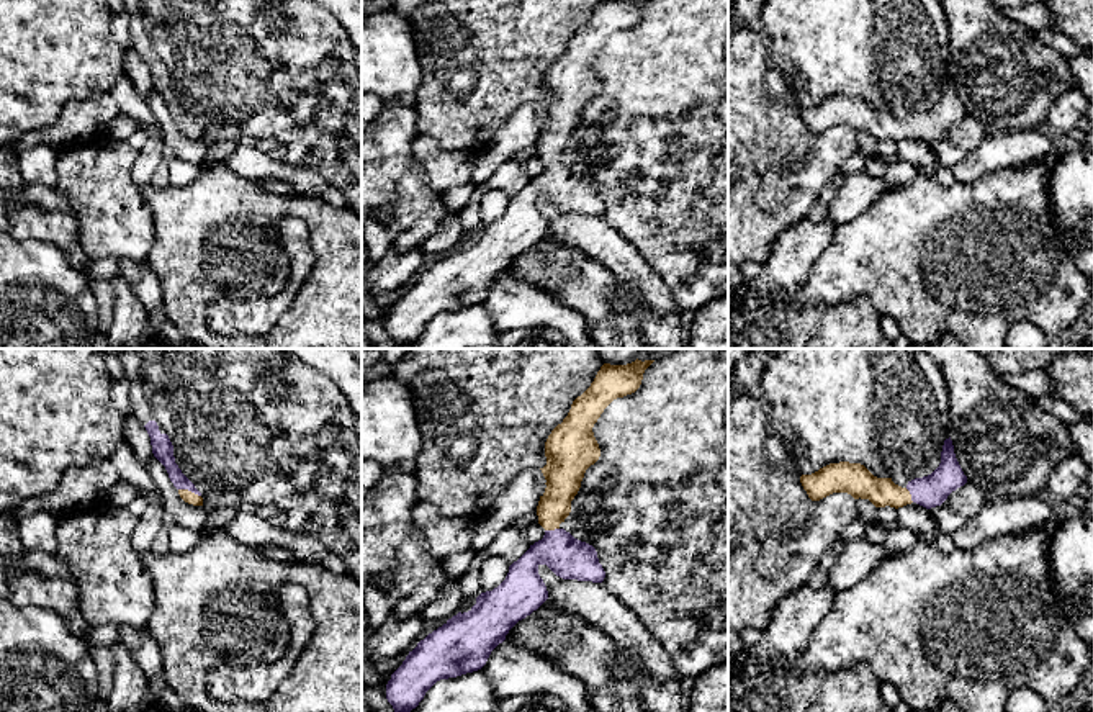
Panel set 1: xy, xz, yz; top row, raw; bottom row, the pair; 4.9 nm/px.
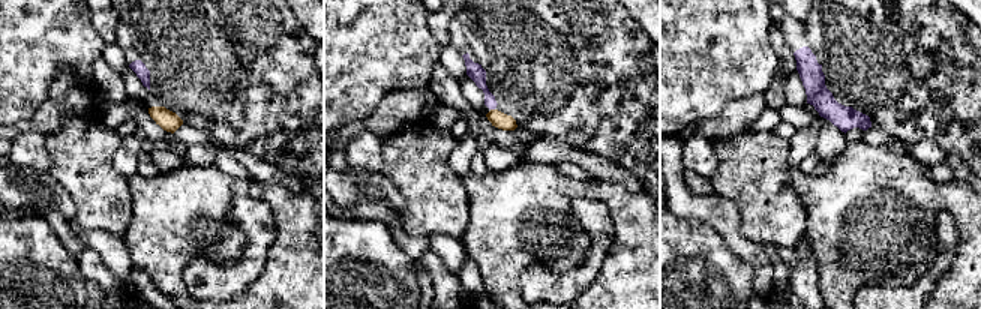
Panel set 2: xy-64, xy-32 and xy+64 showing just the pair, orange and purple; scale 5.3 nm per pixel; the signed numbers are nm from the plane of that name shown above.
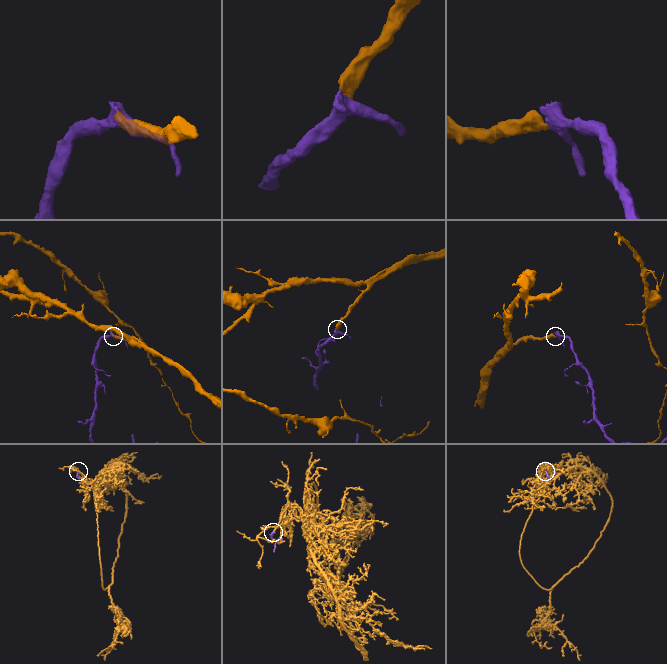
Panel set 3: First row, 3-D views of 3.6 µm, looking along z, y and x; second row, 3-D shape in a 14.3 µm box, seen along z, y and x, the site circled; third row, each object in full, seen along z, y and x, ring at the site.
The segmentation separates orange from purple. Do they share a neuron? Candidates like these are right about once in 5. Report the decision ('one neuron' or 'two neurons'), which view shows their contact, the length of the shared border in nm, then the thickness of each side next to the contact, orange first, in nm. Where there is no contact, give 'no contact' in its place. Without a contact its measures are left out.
one neuron; meets orange in xy; contact 120 nm long; 60 nm thick on the orange side, 110 nm on the other

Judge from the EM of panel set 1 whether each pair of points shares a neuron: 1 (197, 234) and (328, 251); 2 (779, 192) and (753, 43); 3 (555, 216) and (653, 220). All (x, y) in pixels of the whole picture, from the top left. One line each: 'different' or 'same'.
1: same
2: same
3: different

